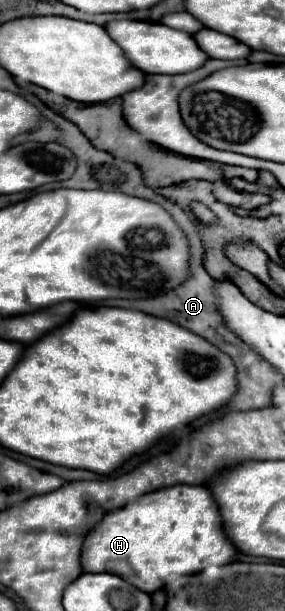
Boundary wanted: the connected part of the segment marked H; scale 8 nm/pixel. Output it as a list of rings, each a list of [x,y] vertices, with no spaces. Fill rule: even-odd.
[[[172,485],[140,495],[116,511],[108,511],[104,521],[88,533],[88,539],[84,539],[80,563],[86,573],[114,573],[132,583],[136,589],[154,593],[162,589],[164,579],[172,575],[190,575],[210,565],[228,565],[236,561],[236,553],[238,549],[226,539],[222,531],[222,519],[210,491],[204,485]]]

